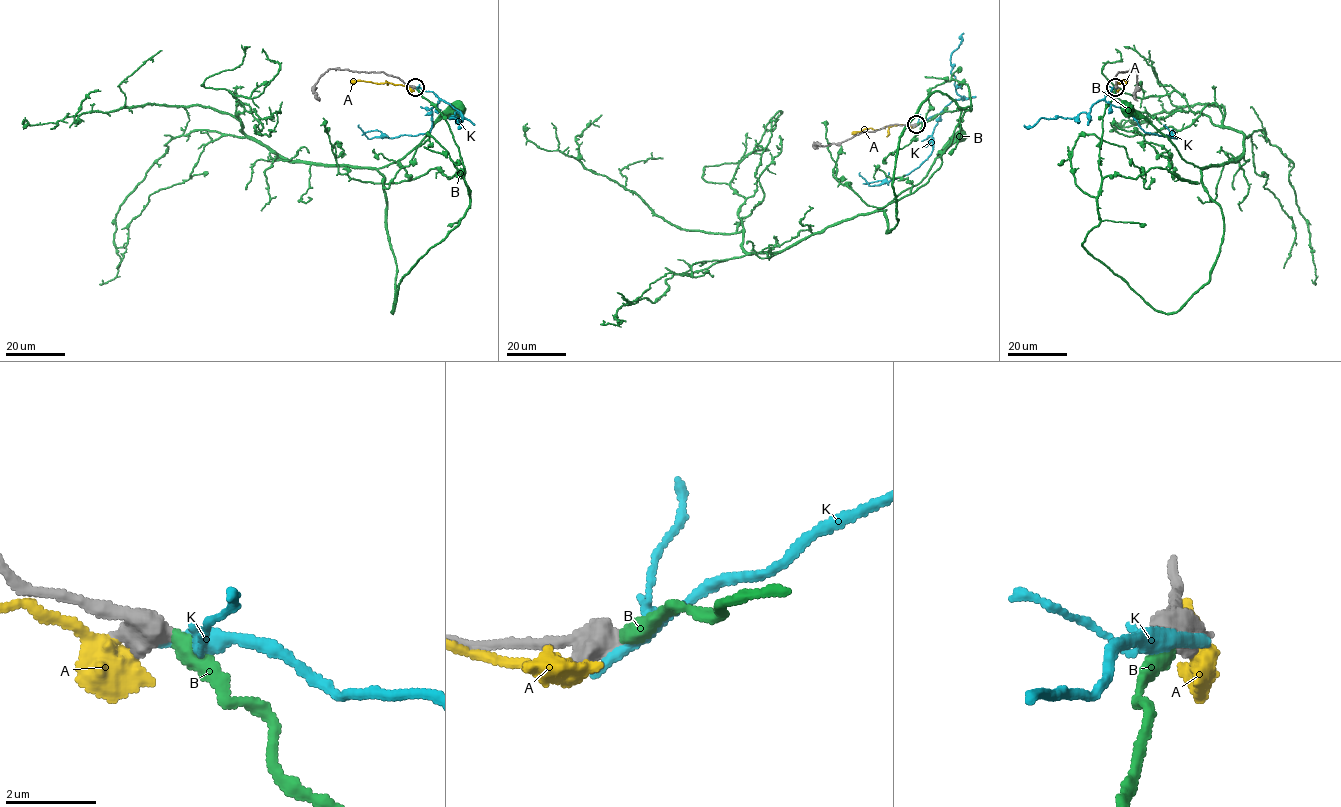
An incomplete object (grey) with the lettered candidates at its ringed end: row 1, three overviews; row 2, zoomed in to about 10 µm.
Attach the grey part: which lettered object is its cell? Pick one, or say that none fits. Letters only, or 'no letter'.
B

